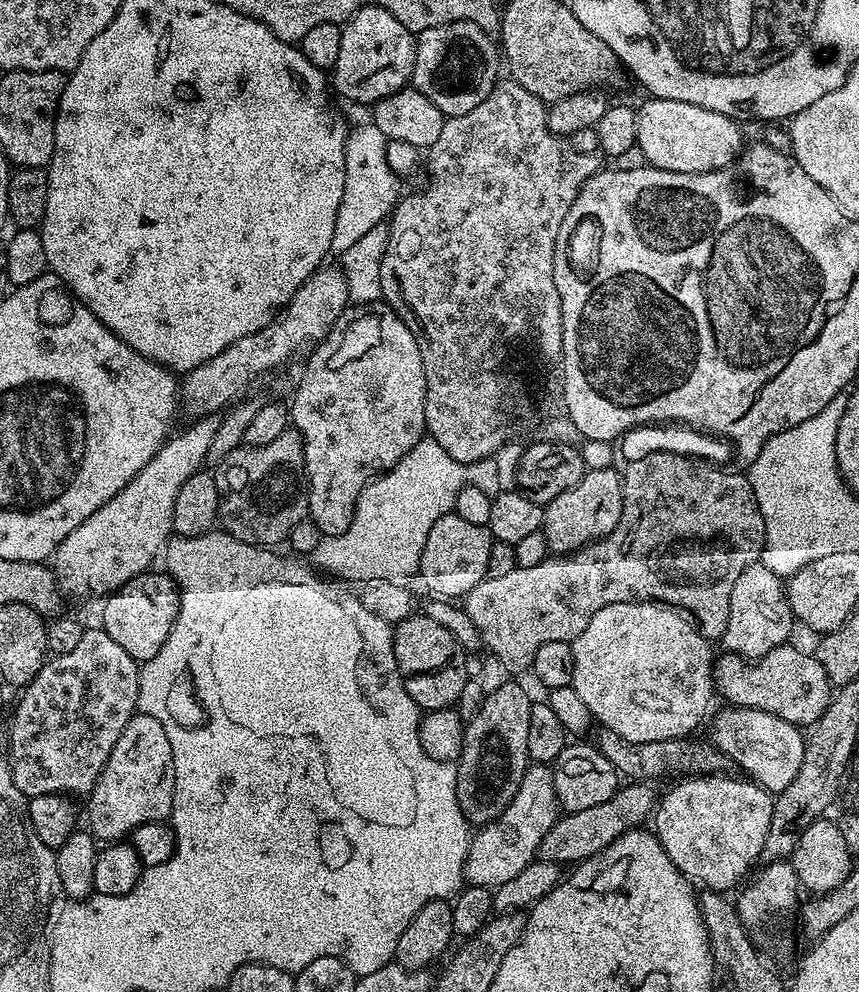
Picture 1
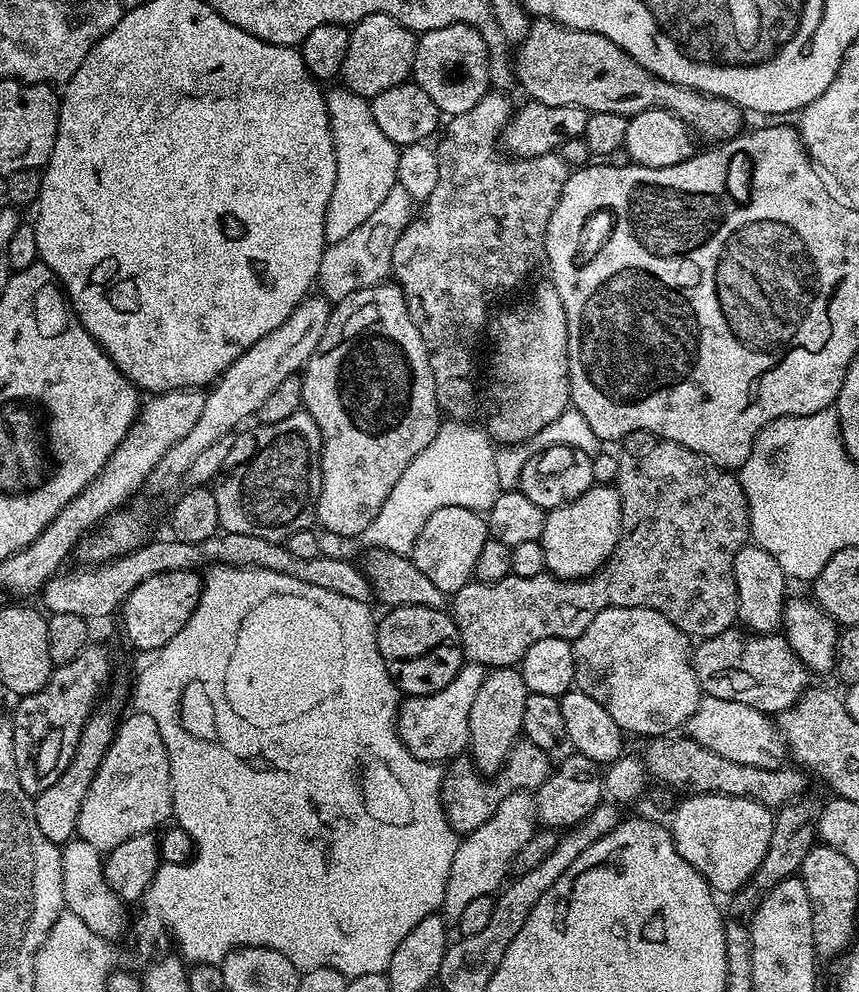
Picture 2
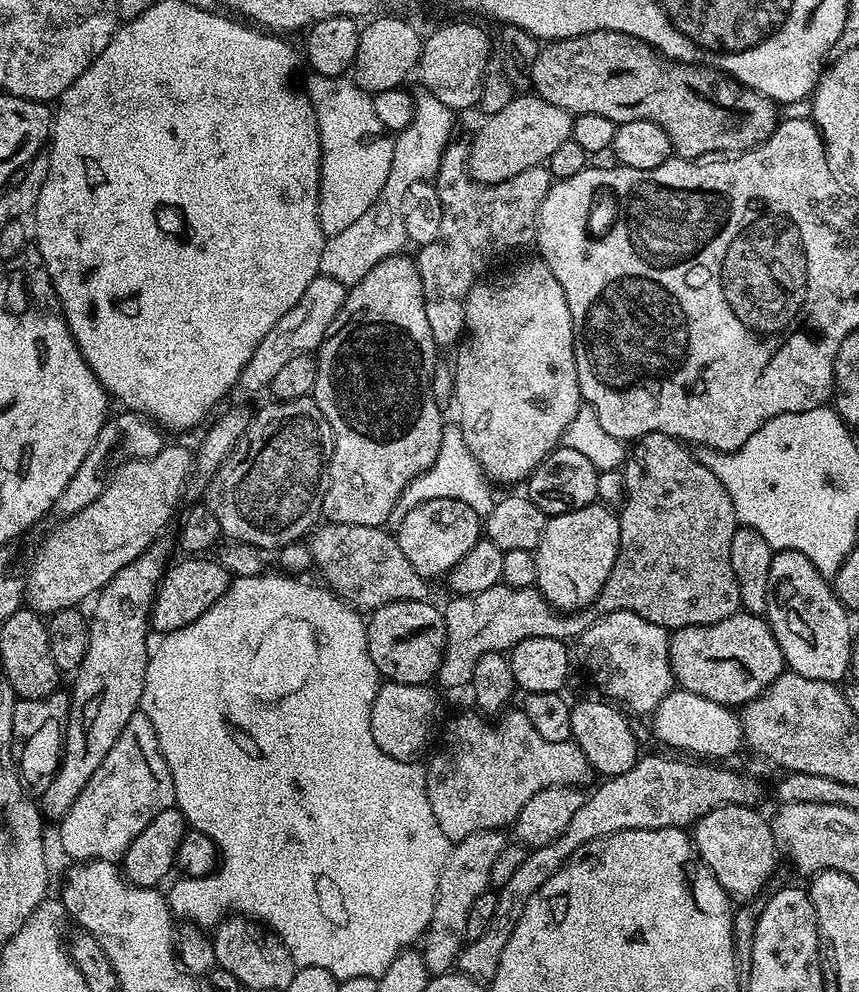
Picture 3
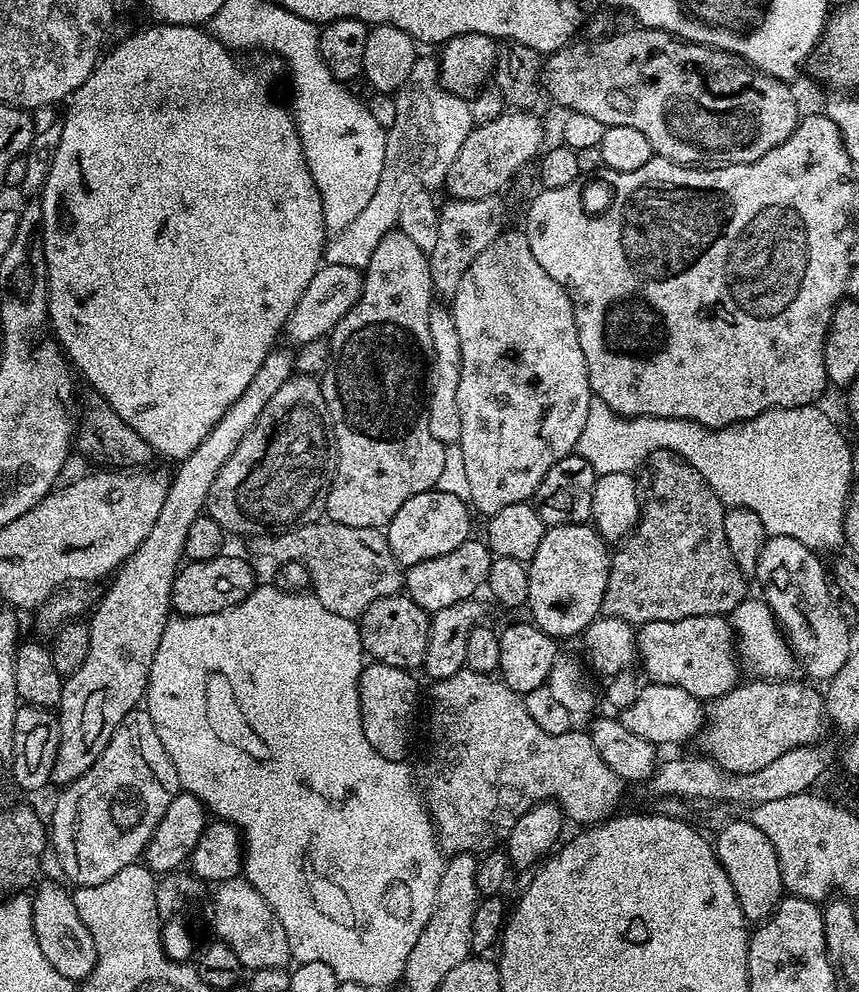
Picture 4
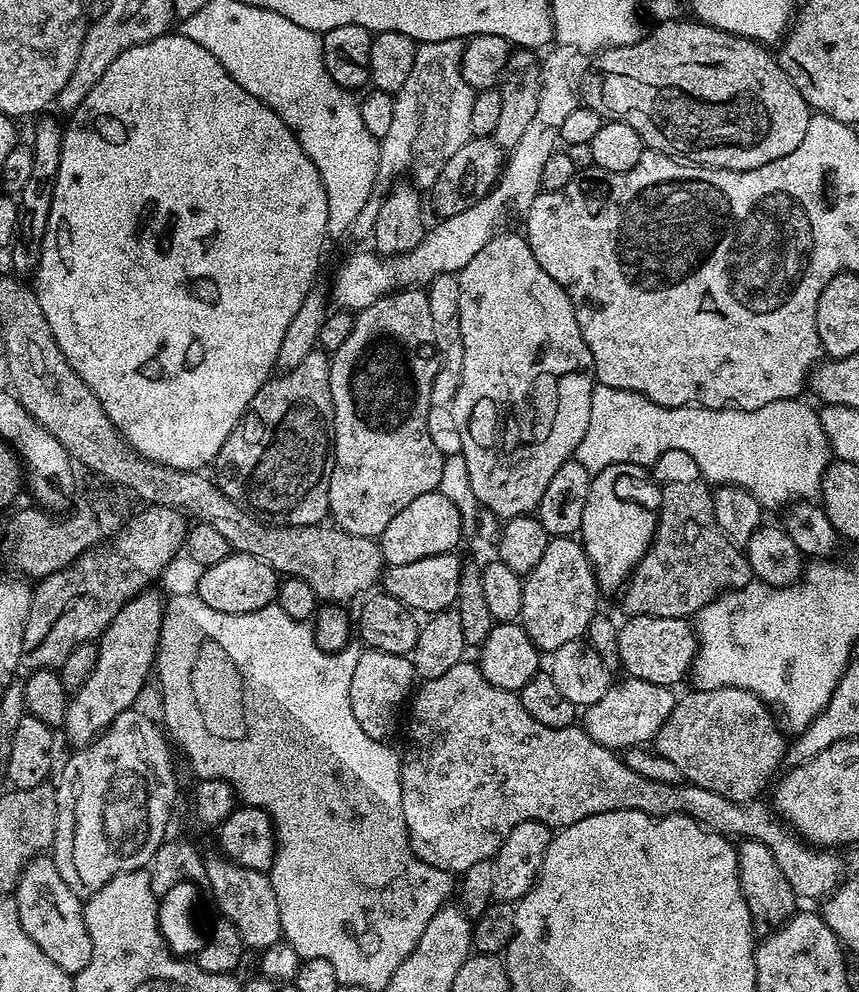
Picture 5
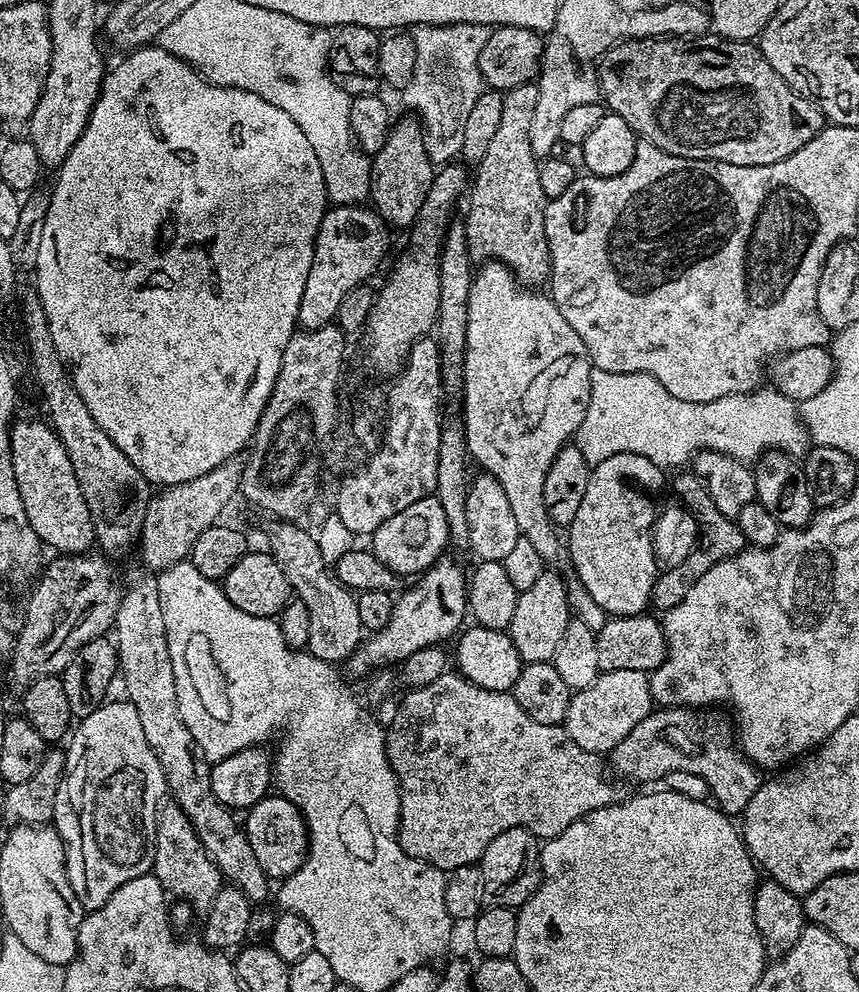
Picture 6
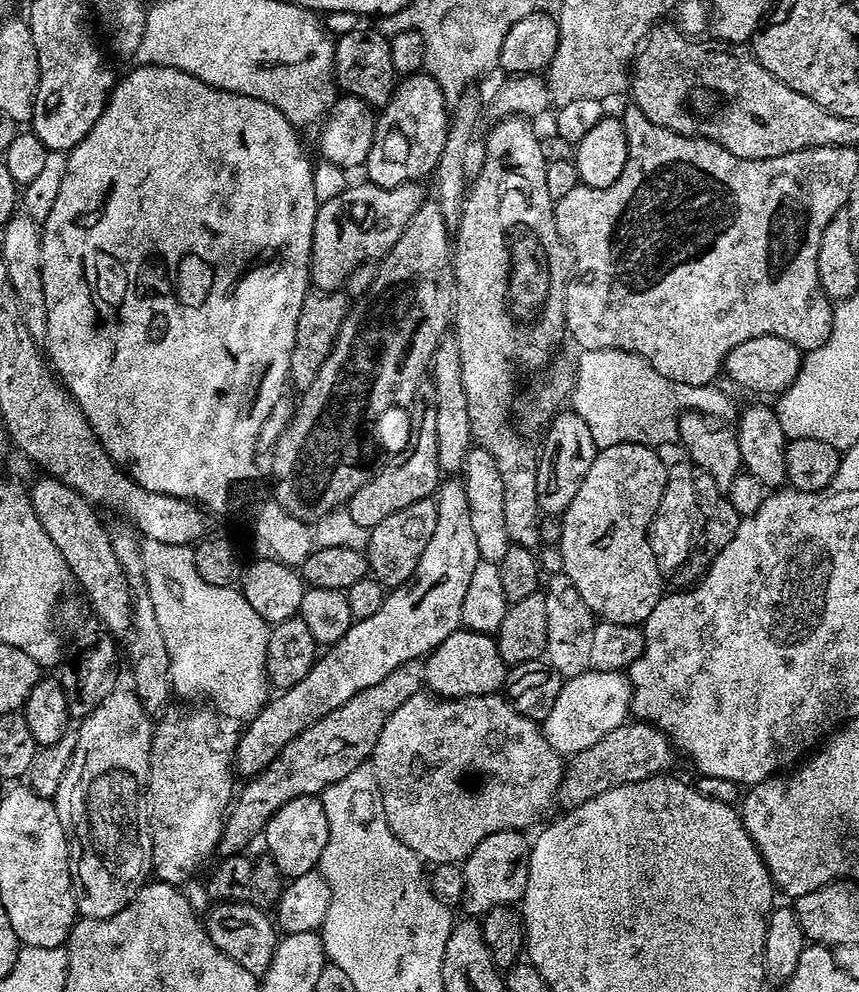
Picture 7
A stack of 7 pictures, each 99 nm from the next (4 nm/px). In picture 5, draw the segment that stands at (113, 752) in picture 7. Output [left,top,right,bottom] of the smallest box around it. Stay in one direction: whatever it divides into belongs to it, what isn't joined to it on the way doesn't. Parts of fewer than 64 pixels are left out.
[50,711,176,898]

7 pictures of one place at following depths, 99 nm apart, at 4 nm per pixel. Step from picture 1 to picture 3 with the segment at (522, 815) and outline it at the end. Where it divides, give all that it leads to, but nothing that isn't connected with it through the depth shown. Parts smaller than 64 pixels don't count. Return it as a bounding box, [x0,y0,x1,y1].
[422,828,504,974]

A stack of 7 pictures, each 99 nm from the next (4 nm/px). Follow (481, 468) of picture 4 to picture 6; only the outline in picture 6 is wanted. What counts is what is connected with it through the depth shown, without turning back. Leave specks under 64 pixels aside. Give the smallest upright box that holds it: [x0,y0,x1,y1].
[464,262,592,578]

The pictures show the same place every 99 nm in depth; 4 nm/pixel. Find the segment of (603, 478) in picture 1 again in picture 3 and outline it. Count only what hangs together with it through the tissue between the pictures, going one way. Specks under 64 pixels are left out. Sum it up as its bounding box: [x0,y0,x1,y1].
[535,503,620,614]

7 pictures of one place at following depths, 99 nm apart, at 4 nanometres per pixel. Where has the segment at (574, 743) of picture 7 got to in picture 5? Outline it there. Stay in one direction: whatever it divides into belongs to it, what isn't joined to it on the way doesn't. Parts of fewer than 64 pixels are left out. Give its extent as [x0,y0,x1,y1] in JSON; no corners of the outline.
[582,678,678,750]

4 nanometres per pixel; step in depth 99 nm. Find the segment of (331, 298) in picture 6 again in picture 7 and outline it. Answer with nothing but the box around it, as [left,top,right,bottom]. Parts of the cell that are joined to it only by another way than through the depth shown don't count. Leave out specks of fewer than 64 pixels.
[310,182,424,294]

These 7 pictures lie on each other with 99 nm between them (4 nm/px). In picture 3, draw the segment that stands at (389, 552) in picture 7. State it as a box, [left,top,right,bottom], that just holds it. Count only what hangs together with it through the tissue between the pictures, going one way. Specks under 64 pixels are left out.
[394,498,482,578]

